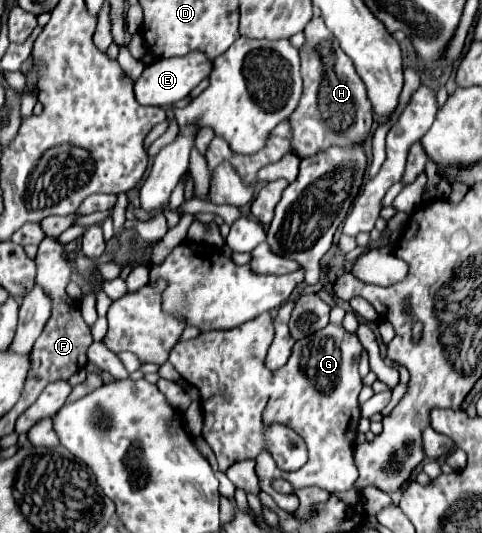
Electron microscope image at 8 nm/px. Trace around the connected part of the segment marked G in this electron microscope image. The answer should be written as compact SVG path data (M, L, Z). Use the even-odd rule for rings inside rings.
M329 323L321 331L299 339L293 347L289 361L273 371L273 393L263 411L265 423L281 423L293 427L307 443L309 459L297 471L281 471L269 451L261 451L257 457L257 475L261 479L261 491L269 493L277 505L285 511L295 511L299 499L291 493L279 493L273 489L275 479L289 481L295 489L317 485L329 493L341 493L355 487L357 467L353 463L353 445L359 423L359 391L363 379L359 375L361 341L355 333L345 331L343 325Z

